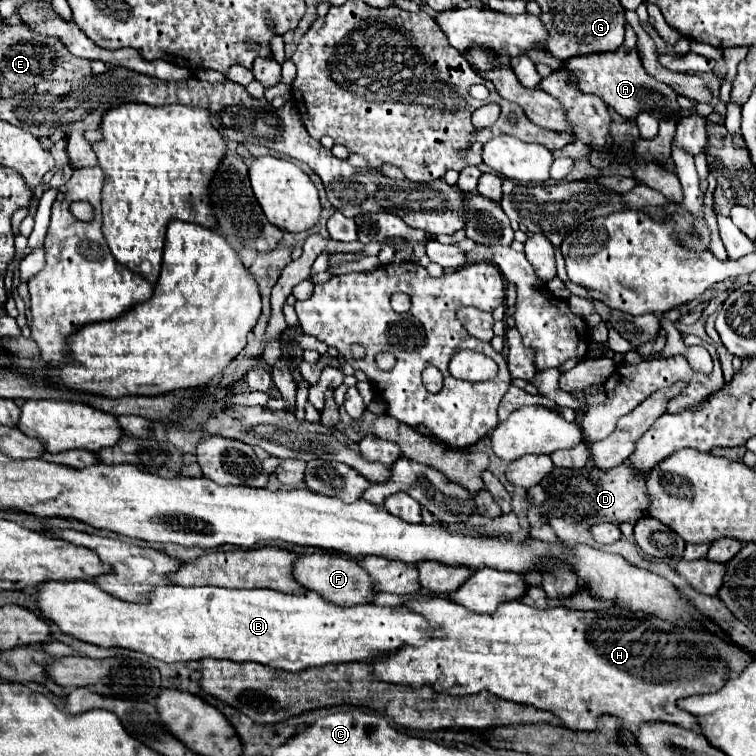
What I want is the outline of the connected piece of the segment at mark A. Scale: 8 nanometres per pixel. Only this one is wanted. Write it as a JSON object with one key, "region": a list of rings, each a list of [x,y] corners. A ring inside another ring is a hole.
{"region":[[[627,24],[627,32],[625,32],[625,40],[623,44],[613,50],[613,54],[585,54],[581,58],[571,58],[567,62],[563,62],[565,70],[571,70],[577,78],[577,88],[585,94],[595,94],[599,96],[603,102],[607,102],[607,106],[611,106],[615,112],[619,112],[625,120],[635,120],[639,112],[649,112],[651,116],[655,116],[657,120],[675,120],[679,122],[681,118],[677,116],[677,94],[667,86],[657,82],[653,76],[649,76],[639,60],[637,54],[637,36],[633,32],[633,28]]]}

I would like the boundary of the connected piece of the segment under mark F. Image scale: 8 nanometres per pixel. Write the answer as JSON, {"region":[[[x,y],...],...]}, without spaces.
{"region":[[[303,554],[293,568],[293,576],[307,590],[319,592],[323,598],[337,602],[339,606],[355,606],[355,604],[371,604],[377,590],[373,590],[373,578],[365,576],[361,566],[357,566],[355,558],[335,556],[335,554]]]}

